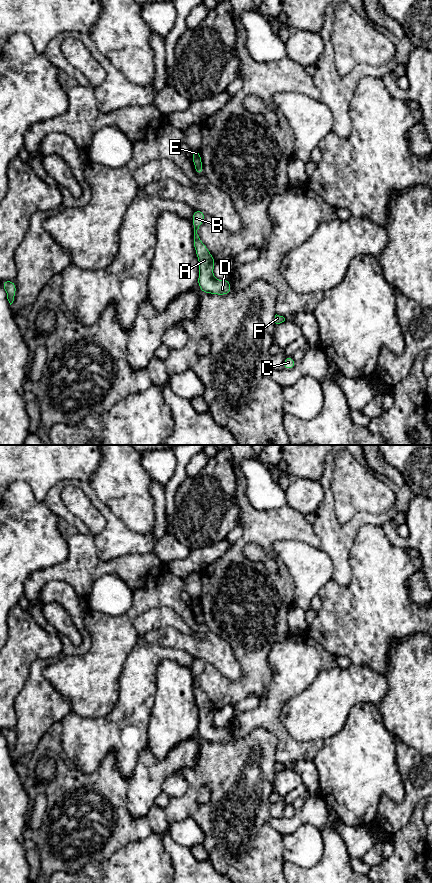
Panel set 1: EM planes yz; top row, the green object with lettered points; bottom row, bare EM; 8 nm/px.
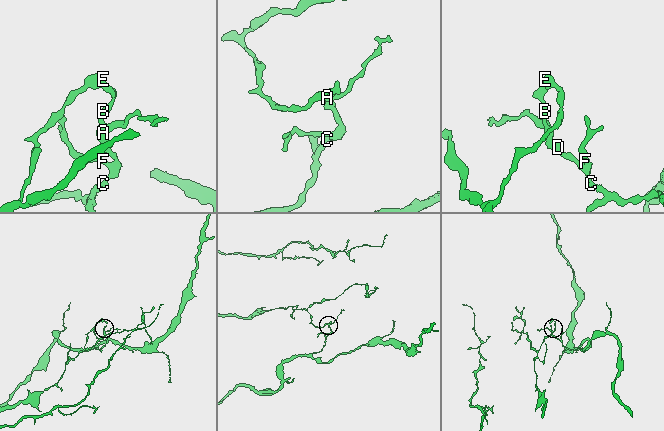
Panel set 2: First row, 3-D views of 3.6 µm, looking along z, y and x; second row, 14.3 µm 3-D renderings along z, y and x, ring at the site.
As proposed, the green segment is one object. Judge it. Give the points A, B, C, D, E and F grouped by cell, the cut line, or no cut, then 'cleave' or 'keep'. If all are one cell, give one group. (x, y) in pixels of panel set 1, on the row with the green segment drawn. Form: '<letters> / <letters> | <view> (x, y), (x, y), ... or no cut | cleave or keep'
A B C D F / E | yz (195, 166), (201, 167) | cleave

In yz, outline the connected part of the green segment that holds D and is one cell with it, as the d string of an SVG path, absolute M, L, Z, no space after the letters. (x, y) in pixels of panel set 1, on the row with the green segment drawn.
M194 209L192 224L194 227L194 247L199 260L198 286L202 293L228 295L232 290L230 280L217 280L213 276L215 260L205 244L200 240L197 230L203 224L206 214Z

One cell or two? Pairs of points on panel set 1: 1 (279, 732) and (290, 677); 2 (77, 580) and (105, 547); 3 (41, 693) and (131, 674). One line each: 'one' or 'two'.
1: one
2: two
3: two

